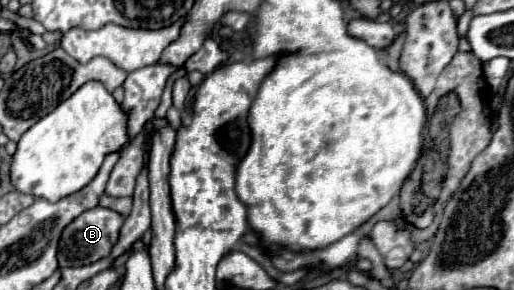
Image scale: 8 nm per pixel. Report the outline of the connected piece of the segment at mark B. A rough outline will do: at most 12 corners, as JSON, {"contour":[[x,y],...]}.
{"contour":[[97,206],[59,240],[59,266],[107,258],[125,218]]}

